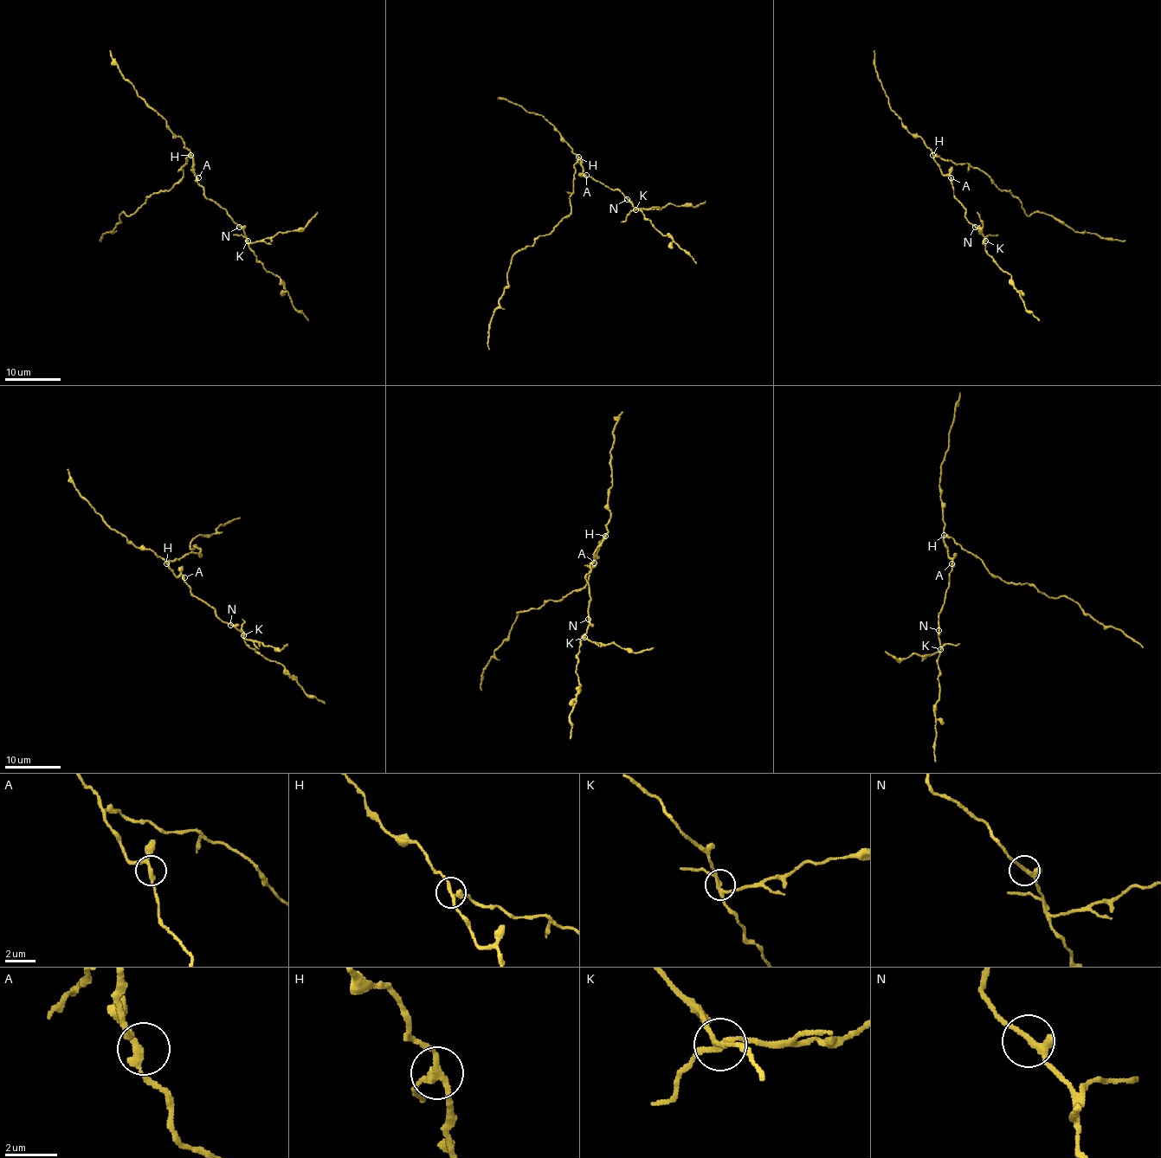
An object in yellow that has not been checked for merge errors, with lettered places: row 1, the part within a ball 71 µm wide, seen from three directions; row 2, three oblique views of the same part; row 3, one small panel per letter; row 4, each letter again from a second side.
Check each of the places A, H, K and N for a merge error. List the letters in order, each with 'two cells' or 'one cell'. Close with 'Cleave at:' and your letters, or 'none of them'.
A: one cell
H: two cells
K: two cells
N: one cell
Cleave at: H, K

